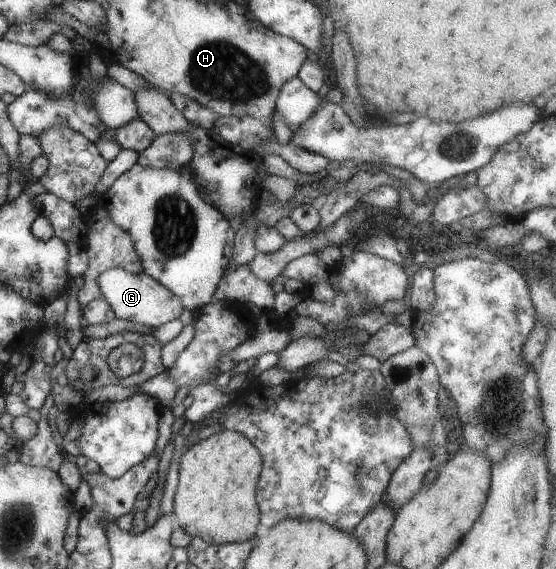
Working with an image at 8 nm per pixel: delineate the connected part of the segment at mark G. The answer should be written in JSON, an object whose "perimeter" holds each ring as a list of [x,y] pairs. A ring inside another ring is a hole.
{"perimeter":[[[113,267],[96,278],[100,296],[107,301],[117,319],[145,324],[156,329],[171,319],[177,319],[183,310],[181,301],[156,280],[145,273],[131,274],[125,269]]]}

